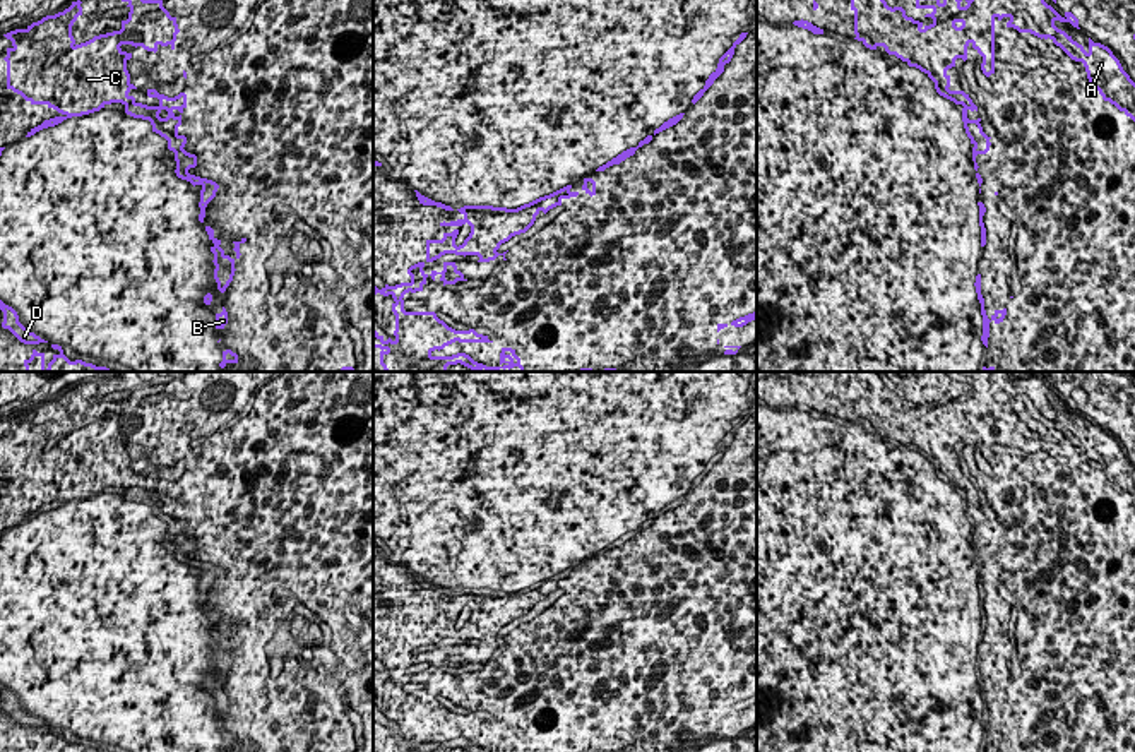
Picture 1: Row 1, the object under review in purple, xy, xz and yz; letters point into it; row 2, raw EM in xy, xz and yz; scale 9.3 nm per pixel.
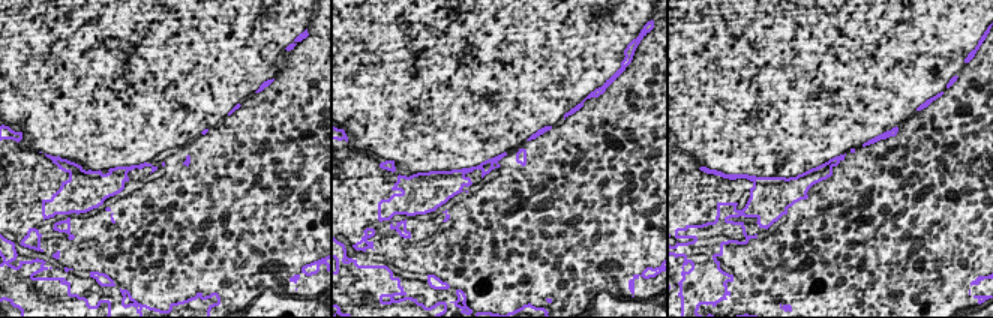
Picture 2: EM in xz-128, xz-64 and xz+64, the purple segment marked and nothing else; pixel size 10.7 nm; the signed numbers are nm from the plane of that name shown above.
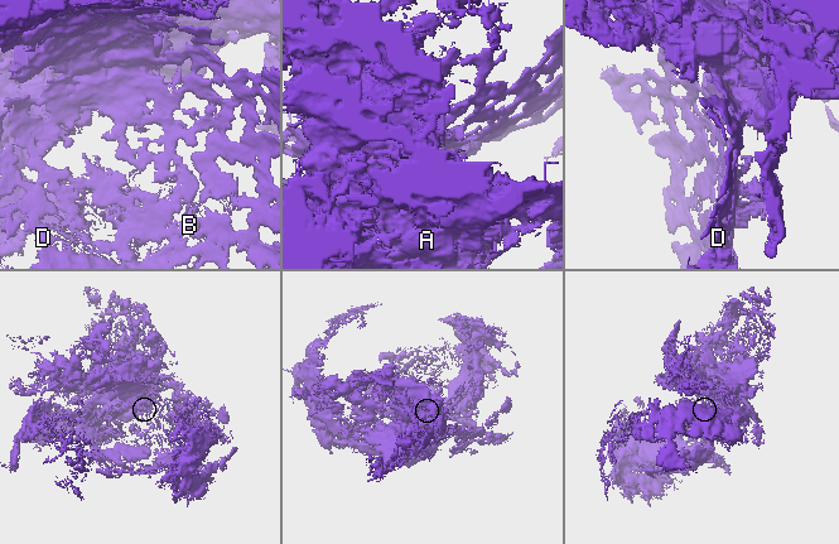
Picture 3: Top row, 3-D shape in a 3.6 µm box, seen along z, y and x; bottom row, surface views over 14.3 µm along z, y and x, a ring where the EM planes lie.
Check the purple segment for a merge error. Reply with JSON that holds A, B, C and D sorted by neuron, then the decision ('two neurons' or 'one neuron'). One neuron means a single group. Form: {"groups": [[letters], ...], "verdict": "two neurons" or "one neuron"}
{"groups": [["A", "B", "C", "D"]], "verdict": "one neuron"}

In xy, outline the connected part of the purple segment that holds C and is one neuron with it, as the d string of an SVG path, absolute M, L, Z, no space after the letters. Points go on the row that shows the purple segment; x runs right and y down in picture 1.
M80 0L72 2L68 9L55 15L46 15L26 29L15 29L3 34L12 41L7 48L7 89L21 94L31 104L46 104L60 115L45 120L31 128L26 137L55 127L67 118L99 111L106 104L122 103L125 113L134 118L149 120L152 132L168 140L168 149L175 152L176 176L200 185L200 214L204 223L205 207L216 197L219 185L212 180L190 175L197 166L197 156L183 147L187 137L178 134L181 115L187 108L187 94L175 98L147 89L149 98L157 98L157 106L137 103L128 93L137 89L130 82L127 62L132 53L123 51L122 45L142 46L147 51L157 51L157 46L175 50L180 33L176 17L163 7L163 0L122 0L127 2L128 19L122 21L122 29L94 36L77 45L72 36L72 26L82 15Z

